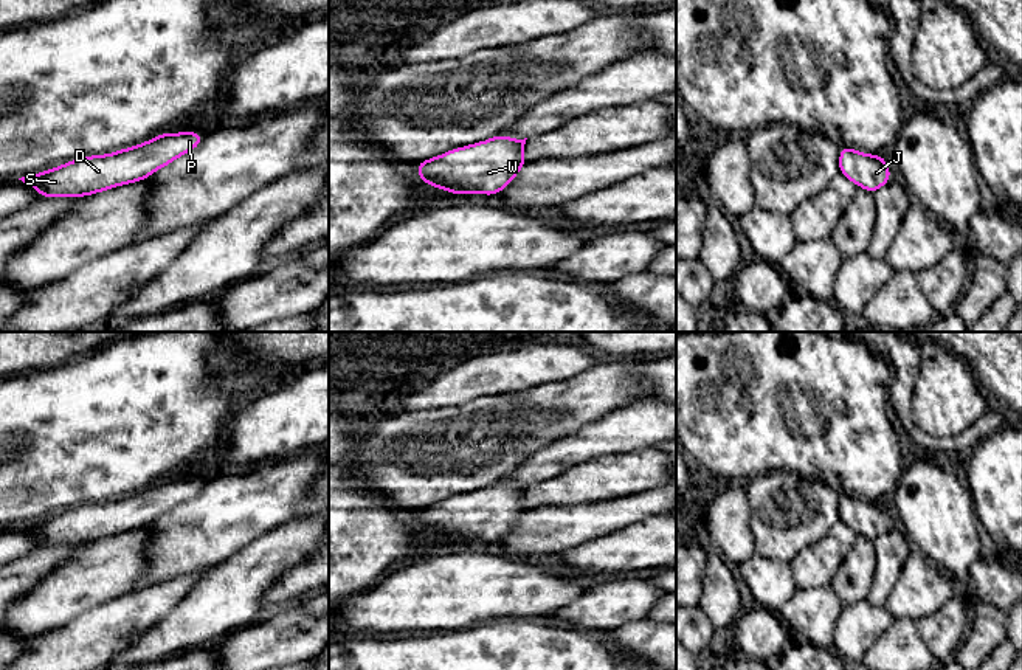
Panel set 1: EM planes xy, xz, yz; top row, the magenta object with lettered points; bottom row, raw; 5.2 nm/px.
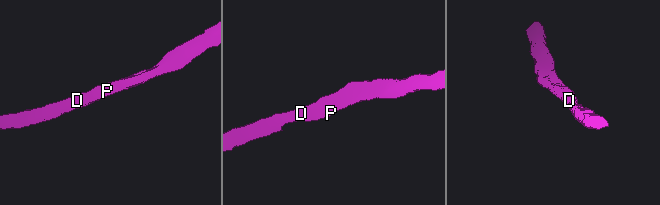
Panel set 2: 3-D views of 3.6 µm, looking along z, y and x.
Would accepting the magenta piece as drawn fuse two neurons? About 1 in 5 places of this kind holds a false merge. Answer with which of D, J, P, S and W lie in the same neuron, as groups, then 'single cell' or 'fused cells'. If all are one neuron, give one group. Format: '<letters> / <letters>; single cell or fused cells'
D J P S W; single cell

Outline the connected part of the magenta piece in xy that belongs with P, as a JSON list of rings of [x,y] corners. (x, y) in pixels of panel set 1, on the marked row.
[[[189,130],[161,133],[138,146],[105,155],[82,157],[19,180],[33,185],[42,199],[98,194],[146,180],[152,172],[195,149],[203,138],[205,135]]]

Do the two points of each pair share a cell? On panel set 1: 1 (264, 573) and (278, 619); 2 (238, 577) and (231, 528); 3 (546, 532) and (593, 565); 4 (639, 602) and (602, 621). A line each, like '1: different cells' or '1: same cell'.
1: different cells
2: different cells
3: different cells
4: same cell

